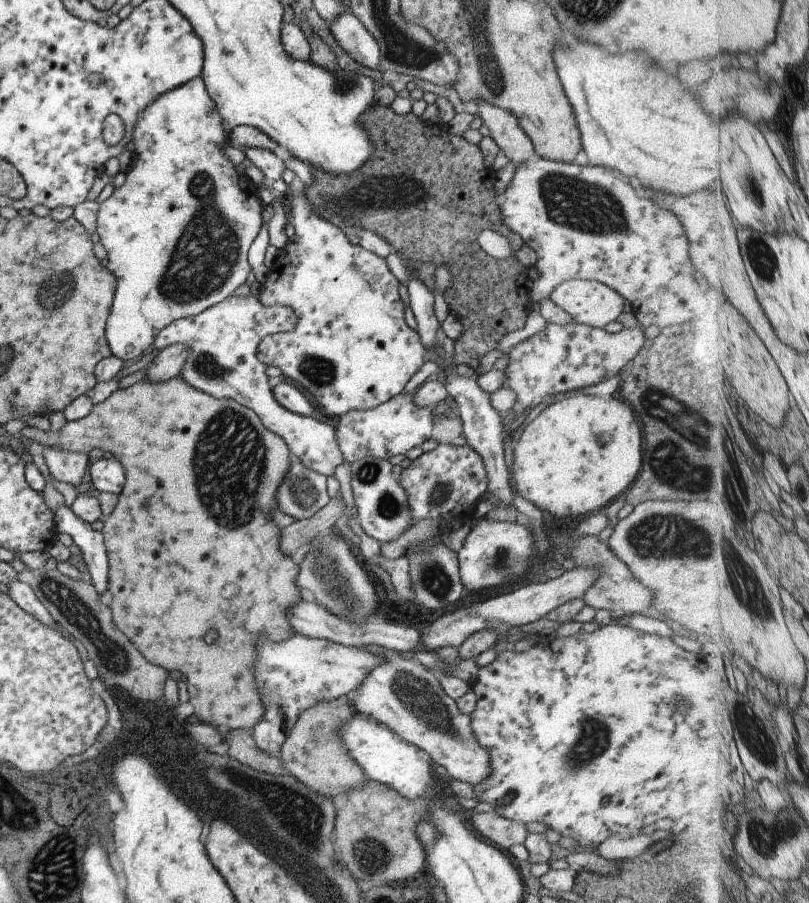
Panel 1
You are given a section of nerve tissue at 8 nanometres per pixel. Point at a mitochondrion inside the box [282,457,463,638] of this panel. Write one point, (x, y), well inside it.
(325, 569)

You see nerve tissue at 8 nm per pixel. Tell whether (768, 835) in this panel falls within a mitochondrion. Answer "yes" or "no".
yes

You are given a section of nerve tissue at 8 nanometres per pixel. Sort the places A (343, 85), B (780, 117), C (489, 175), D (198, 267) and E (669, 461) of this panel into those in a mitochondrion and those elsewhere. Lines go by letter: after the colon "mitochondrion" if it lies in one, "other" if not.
A: mitochondrion
B: other
C: other
D: mitochondrion
E: mitochondrion

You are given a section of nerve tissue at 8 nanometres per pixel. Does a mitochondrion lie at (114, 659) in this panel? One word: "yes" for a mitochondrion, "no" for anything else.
yes

